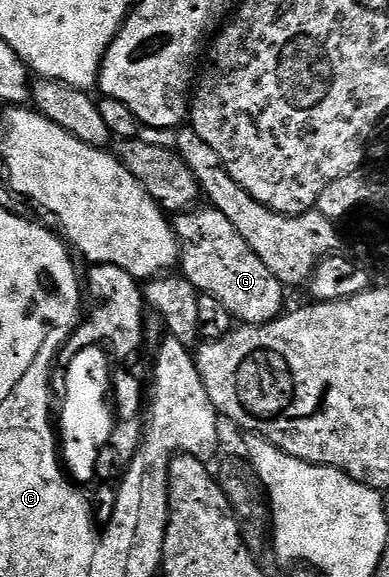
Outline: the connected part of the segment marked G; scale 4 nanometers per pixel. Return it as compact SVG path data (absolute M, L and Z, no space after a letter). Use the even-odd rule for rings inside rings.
M211 205L204 206L178 214L172 220L179 248L180 274L184 275L187 281L191 281L191 285L195 285L195 289L200 294L219 297L219 301L223 301L223 305L231 309L234 320L238 324L258 327L264 323L270 323L273 319L281 318L286 310L285 284L279 281L279 277L275 277L275 273L271 273L271 269L267 269L267 265L263 265L263 261L259 261L259 257L255 257L255 249L251 249L251 245L247 245L247 241L239 237L239 229L235 229L235 225L231 225L231 221L223 217L223 213L219 213Z

